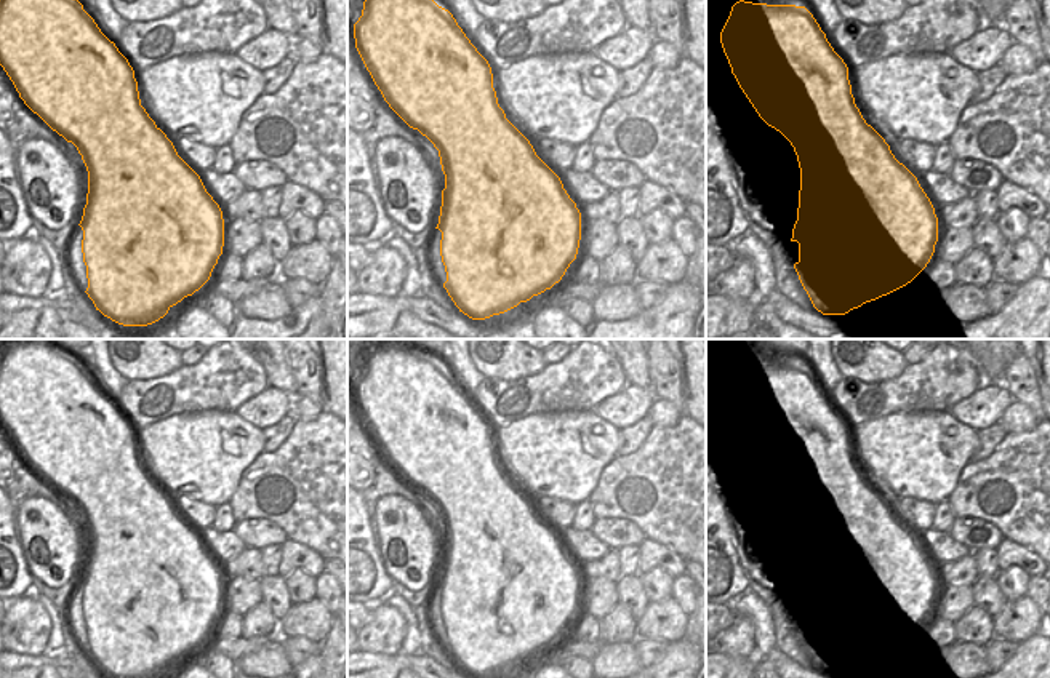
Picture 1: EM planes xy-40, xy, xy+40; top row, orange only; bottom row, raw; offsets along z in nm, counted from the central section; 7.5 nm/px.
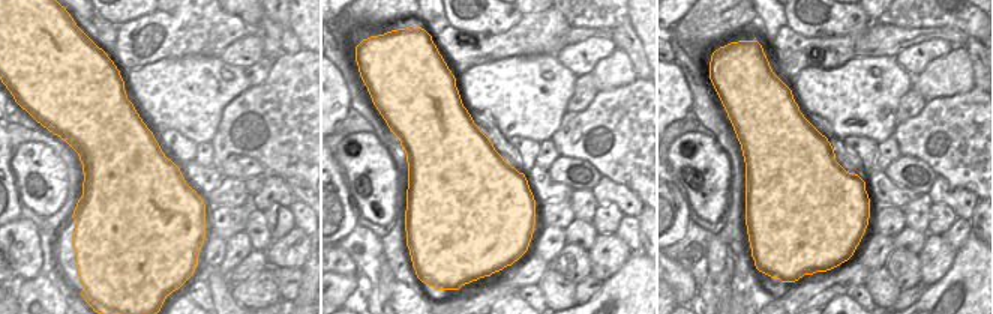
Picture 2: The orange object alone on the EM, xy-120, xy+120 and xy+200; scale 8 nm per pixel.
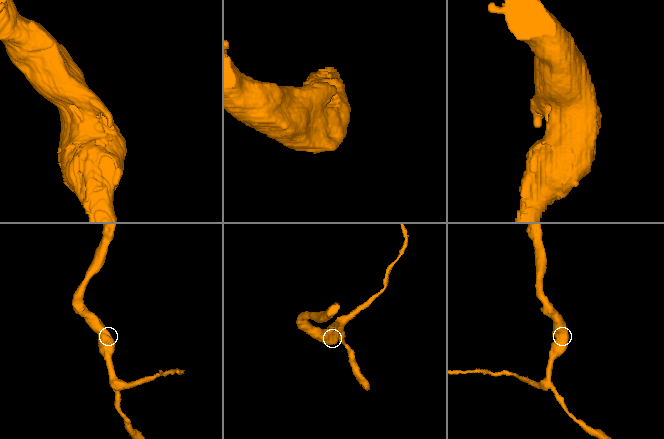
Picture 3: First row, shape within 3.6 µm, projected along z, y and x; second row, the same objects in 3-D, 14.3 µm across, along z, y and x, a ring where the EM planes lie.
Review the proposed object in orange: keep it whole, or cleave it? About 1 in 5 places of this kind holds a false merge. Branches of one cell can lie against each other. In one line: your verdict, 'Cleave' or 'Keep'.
Keep

